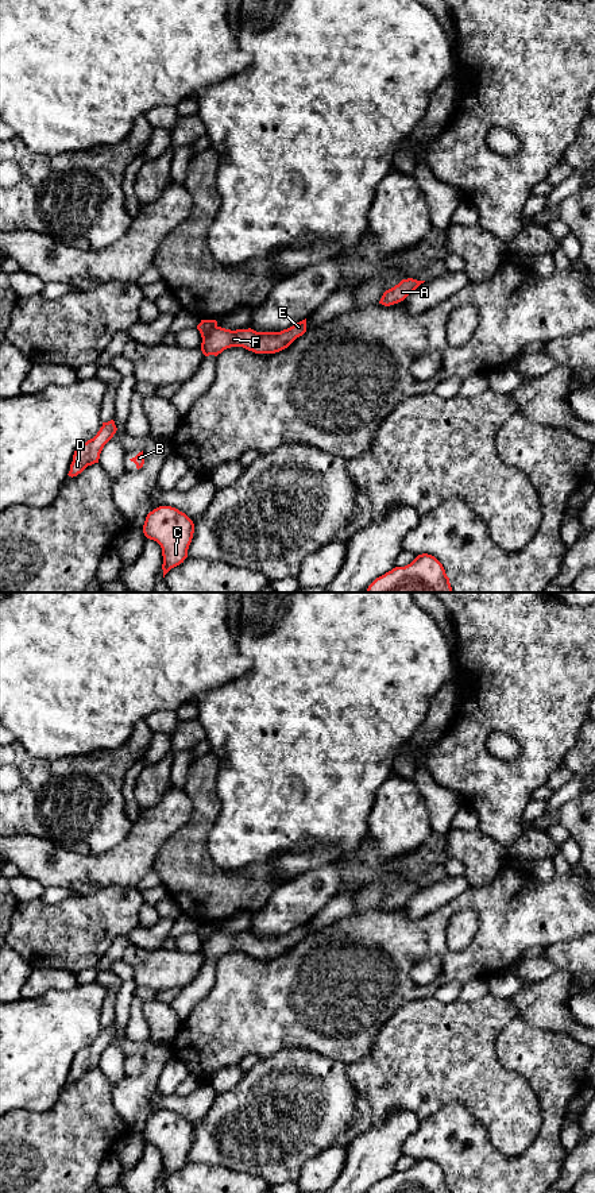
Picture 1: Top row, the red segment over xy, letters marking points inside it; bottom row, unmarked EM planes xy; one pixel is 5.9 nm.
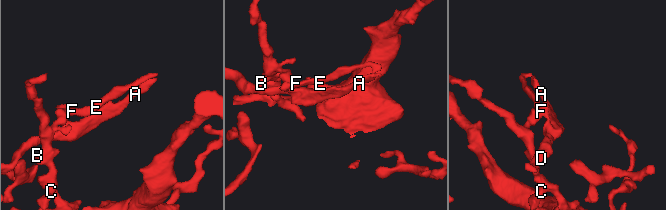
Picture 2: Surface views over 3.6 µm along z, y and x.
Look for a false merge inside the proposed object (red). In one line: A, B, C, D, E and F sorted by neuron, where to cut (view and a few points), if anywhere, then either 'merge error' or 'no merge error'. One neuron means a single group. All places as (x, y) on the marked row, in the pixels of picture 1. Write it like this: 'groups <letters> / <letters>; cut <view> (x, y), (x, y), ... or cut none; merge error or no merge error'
groups A D / B C E F; cut xy (216, 325), (203, 338); merge error

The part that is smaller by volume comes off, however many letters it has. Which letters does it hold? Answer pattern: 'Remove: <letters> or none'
Remove: A, D

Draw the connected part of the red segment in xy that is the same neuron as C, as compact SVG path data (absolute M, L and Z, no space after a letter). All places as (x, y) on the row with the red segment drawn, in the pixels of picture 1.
M159 506L150 511L143 525L147 538L162 548L163 578L174 567L183 563L193 538L194 524L182 511L171 506Z

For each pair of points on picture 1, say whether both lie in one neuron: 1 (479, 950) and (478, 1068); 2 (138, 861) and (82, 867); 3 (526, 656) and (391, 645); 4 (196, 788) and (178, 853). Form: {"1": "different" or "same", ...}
{"1": "different", "2": "same", "3": "different", "4": "same"}

